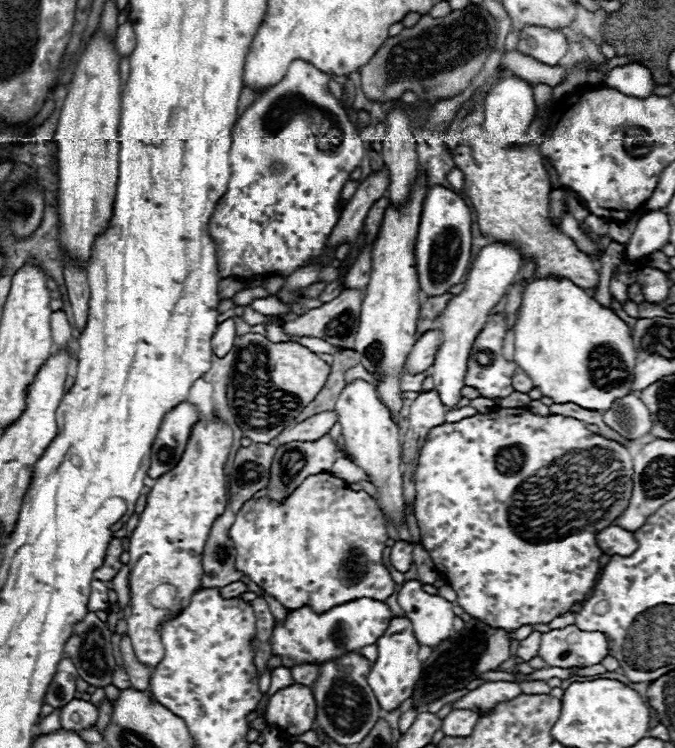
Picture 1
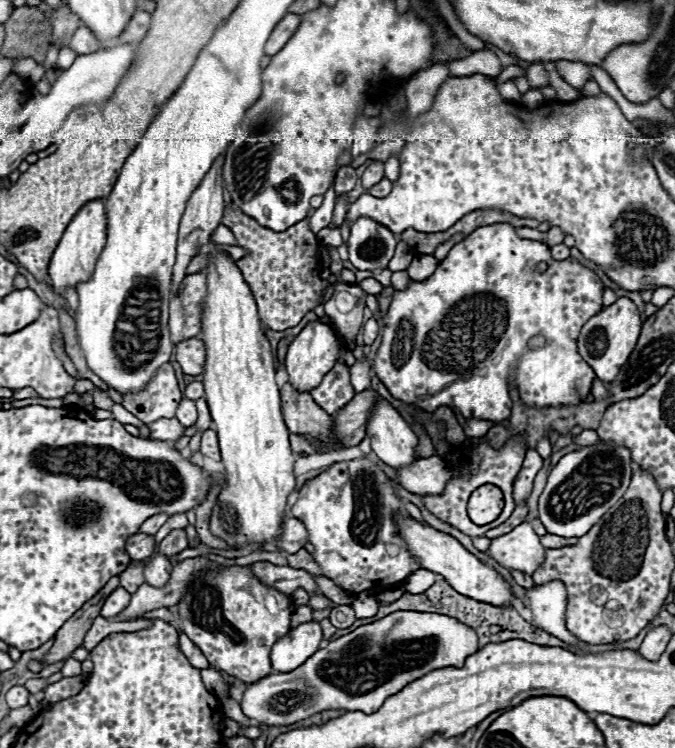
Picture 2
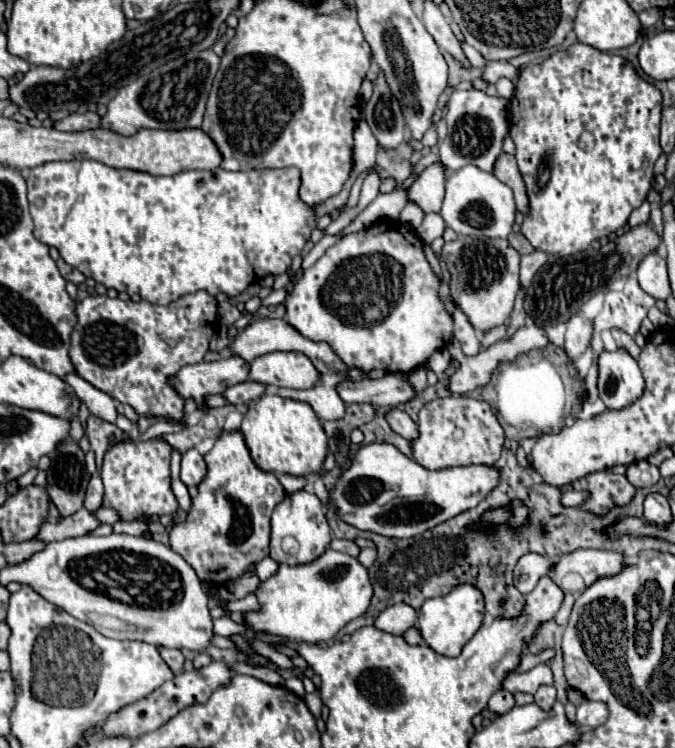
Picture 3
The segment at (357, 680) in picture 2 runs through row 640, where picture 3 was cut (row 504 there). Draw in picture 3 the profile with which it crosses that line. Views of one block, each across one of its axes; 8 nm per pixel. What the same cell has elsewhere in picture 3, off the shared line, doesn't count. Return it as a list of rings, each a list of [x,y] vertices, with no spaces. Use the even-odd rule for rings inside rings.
[[[386,442],[360,444],[348,470],[330,490],[330,504],[342,522],[386,538],[414,538],[464,510],[478,506],[500,480],[496,466],[472,464],[426,470]]]

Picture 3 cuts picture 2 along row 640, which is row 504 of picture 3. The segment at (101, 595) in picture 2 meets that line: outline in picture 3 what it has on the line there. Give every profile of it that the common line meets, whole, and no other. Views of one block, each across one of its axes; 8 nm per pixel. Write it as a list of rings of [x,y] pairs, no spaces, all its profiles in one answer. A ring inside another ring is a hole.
[[[66,438],[50,454],[50,468],[46,470],[46,492],[62,516],[74,514],[84,506],[88,486],[88,472],[84,466],[84,452],[78,442]]]

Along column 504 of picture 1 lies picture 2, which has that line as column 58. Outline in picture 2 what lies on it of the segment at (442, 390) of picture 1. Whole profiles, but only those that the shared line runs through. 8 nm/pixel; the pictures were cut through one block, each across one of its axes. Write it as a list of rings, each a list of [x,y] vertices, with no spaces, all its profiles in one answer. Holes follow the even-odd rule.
[[[98,198],[98,200],[90,200],[86,202],[80,212],[76,212],[76,216],[70,220],[68,228],[64,230],[64,236],[62,240],[58,242],[54,254],[52,254],[52,260],[50,260],[50,266],[48,266],[48,276],[50,276],[50,282],[52,282],[52,288],[56,294],[64,294],[64,288],[66,286],[72,286],[76,288],[78,282],[84,282],[90,278],[92,270],[94,270],[94,264],[106,244],[106,206],[104,206],[104,200]]]

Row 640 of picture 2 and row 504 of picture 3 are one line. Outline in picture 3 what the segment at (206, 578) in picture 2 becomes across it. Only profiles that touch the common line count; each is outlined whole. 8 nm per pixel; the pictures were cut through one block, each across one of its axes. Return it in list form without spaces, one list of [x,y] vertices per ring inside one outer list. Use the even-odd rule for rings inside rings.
[[[238,430],[222,432],[204,458],[208,462],[208,476],[204,478],[204,482],[200,482],[198,496],[192,500],[192,510],[188,512],[186,520],[174,524],[174,528],[170,530],[170,546],[196,570],[200,580],[206,580],[212,586],[222,586],[228,580],[242,576],[250,564],[258,564],[268,556],[270,514],[286,492],[272,472],[260,470],[254,464],[244,436]]]

